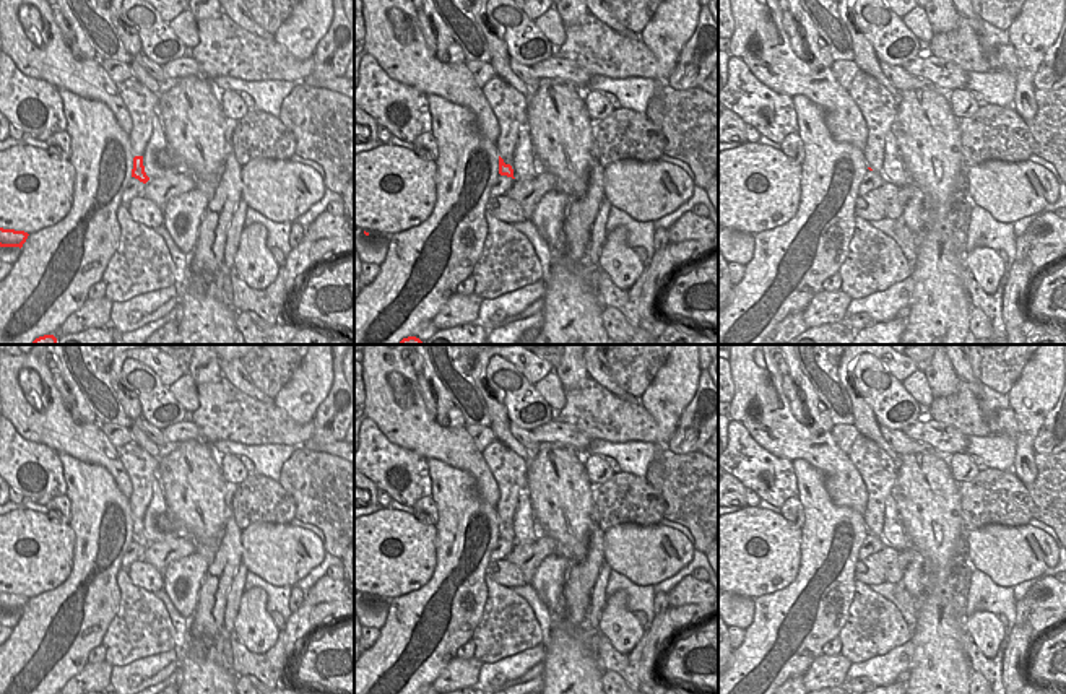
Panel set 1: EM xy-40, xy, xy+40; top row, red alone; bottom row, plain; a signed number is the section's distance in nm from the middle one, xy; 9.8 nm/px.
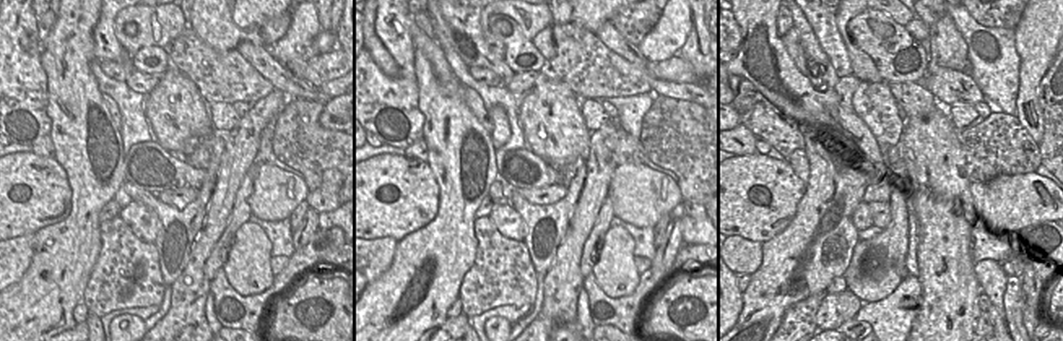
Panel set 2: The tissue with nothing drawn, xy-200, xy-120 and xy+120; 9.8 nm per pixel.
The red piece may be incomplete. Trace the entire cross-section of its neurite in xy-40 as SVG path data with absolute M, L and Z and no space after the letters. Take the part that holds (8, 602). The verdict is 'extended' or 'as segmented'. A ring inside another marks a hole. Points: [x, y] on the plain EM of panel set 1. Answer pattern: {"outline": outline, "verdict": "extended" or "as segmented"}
{"outline": "M0 592L0 611L20 611L21 613L28 600L29 598L24 595Z", "verdict": "as segmented"}

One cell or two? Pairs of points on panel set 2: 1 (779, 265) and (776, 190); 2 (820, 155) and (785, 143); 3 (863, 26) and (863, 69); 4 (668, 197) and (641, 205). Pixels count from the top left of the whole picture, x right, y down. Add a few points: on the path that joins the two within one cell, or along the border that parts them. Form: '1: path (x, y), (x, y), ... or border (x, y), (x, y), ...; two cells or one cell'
1: border (798, 202), (792, 221), (763, 244); two cells
2: border (800, 129), (803, 146); two cells
3: border (852, 17), (850, 41), (883, 80); two cells
4: path (662, 197), (647, 198); one cell

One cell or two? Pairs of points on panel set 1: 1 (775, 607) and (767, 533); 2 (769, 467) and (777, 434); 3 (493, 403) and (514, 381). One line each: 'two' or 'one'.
1: two
2: two
3: two

